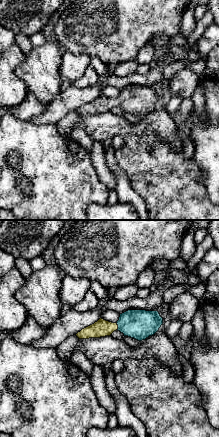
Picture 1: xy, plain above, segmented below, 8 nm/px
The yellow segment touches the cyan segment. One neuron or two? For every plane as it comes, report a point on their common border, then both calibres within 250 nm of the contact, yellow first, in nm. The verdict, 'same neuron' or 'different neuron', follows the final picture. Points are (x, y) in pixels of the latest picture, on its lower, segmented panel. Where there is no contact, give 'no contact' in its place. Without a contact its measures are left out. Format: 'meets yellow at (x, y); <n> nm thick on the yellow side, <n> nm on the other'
meets yellow at (117, 326); 140 nm thick on the yellow side, 240 nm on the other

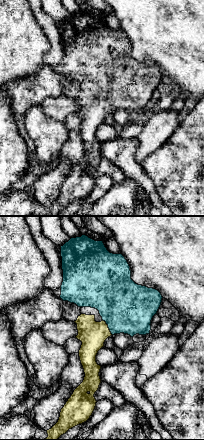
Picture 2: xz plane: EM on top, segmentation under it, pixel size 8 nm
meets yellow at (107, 327); 220 nm thick on the yellow side, 420 nm on the other

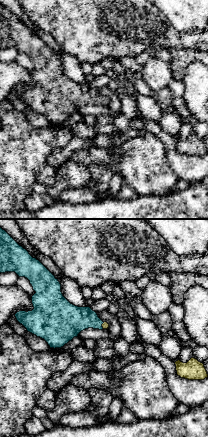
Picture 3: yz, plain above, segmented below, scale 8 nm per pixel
meets yellow at (102, 325); 60 nm thick on the yellow side, 220 nm on the other

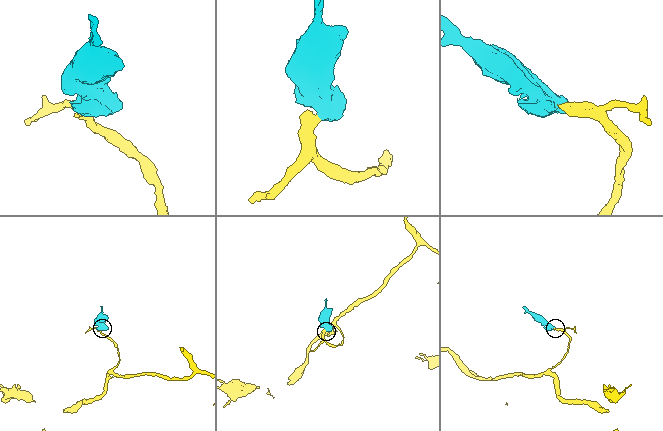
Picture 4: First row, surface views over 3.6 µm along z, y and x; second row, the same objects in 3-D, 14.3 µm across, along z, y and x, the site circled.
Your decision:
same neuron

